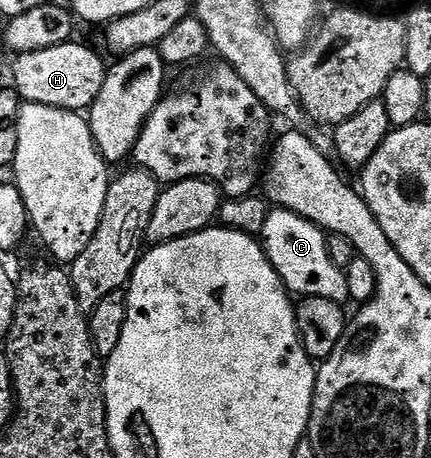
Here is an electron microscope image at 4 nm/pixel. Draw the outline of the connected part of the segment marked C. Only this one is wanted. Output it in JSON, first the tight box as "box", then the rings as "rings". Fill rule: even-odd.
{"box":[260,208,350,304],"rings":[[[274,208],[268,220],[264,220],[260,241],[262,251],[268,256],[272,268],[276,268],[283,287],[291,295],[299,299],[323,298],[346,304],[350,302],[346,271],[332,264],[332,256],[328,256],[326,235],[326,231],[304,220],[304,216],[296,216],[296,212],[291,210]]]}

